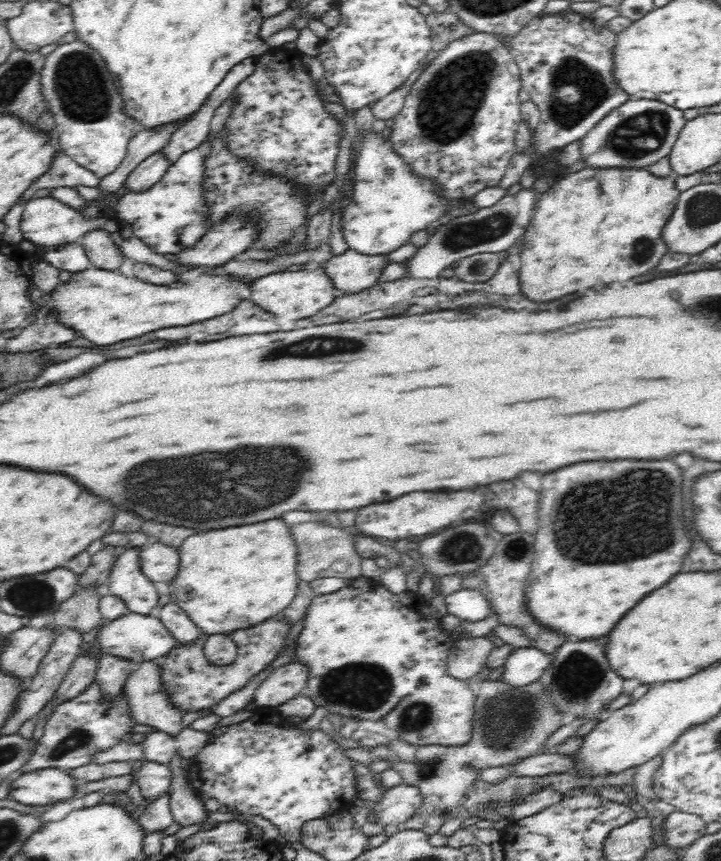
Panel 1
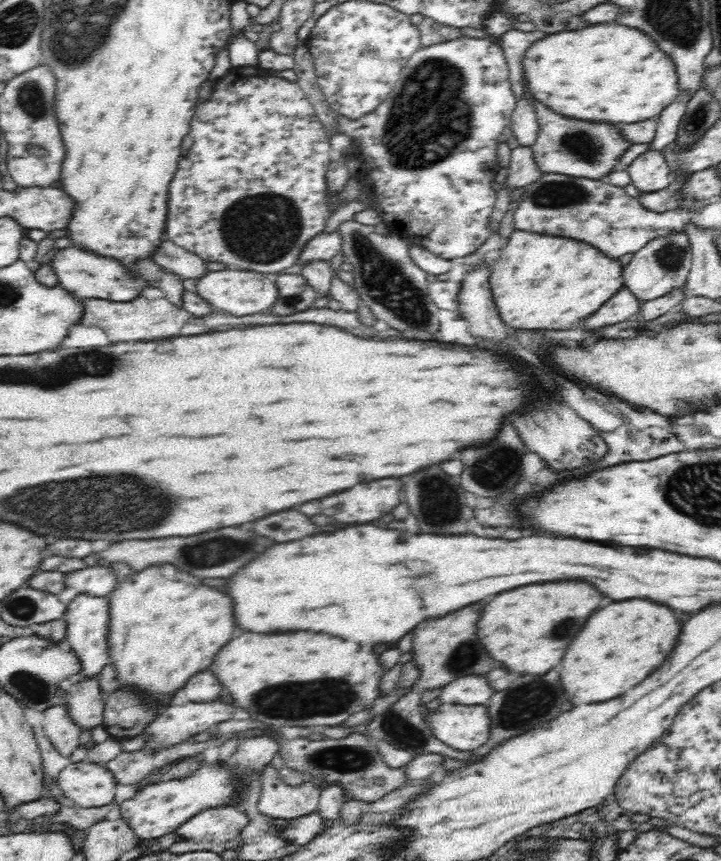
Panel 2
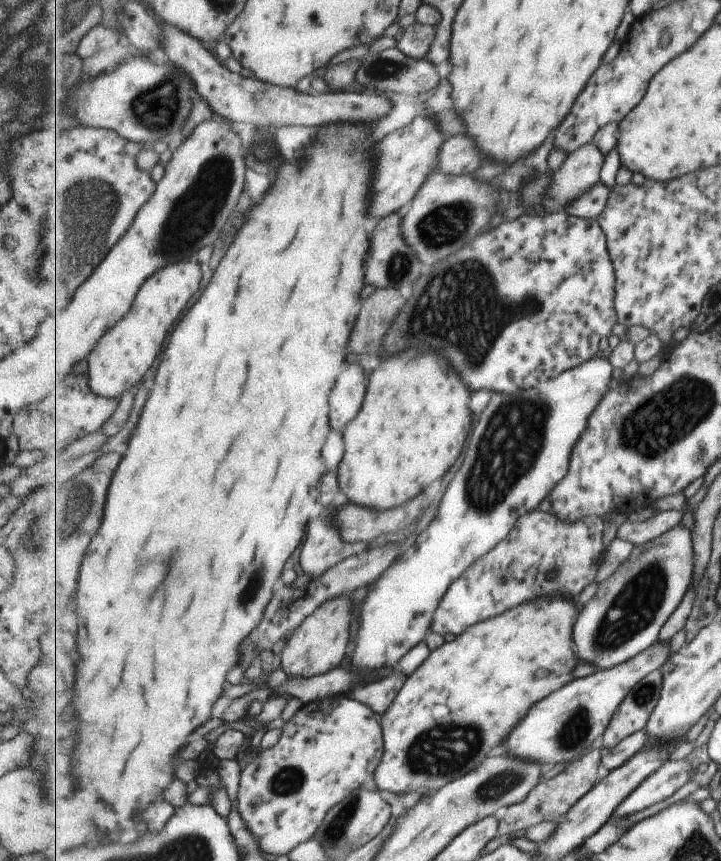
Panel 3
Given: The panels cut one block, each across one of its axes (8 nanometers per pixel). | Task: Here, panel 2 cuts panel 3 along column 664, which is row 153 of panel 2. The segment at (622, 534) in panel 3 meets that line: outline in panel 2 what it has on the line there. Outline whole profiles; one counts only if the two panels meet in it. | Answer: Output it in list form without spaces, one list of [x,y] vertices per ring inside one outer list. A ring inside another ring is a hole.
[[[519,145],[510,150],[510,157],[504,187],[511,190],[520,187],[528,188],[545,173],[538,167],[532,147]]]

